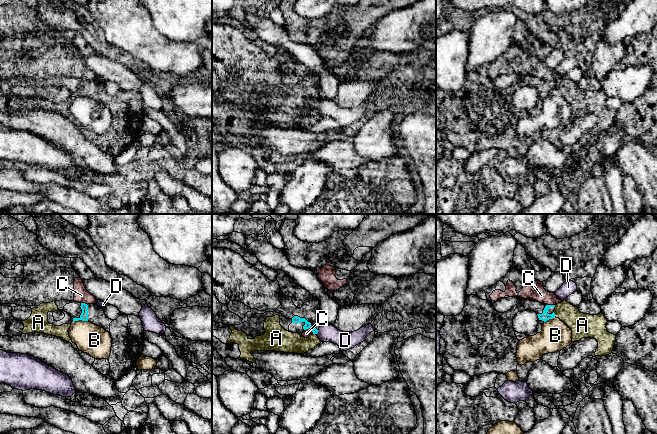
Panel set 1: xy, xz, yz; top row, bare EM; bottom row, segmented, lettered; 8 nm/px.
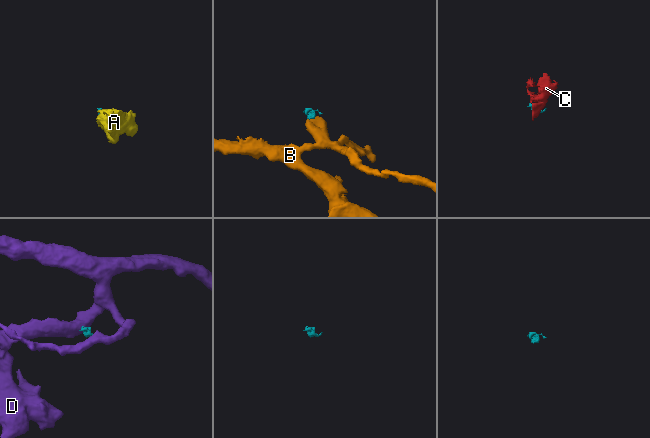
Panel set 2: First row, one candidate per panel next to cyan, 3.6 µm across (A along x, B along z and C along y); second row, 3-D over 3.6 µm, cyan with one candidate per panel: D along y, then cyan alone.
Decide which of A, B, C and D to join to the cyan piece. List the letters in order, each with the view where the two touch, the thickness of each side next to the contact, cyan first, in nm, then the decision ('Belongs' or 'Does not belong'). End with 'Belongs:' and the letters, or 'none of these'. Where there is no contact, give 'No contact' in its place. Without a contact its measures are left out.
A: Touches cyan in yz. Thickness 70 nm (cyan) against 190 nm. Belongs
B: Touches cyan in xy. Thickness 60 nm (cyan) against 240 nm. Does not belong
C: Touches cyan in xz. Thickness 60 nm (cyan) against 70 nm. Does not belong
D: Touches cyan in xz. Thickness 50 nm (cyan) against 140 nm. Does not belong
Belongs: A

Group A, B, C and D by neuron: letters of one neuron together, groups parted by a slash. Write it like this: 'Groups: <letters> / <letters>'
Groups: A / B / C / D

